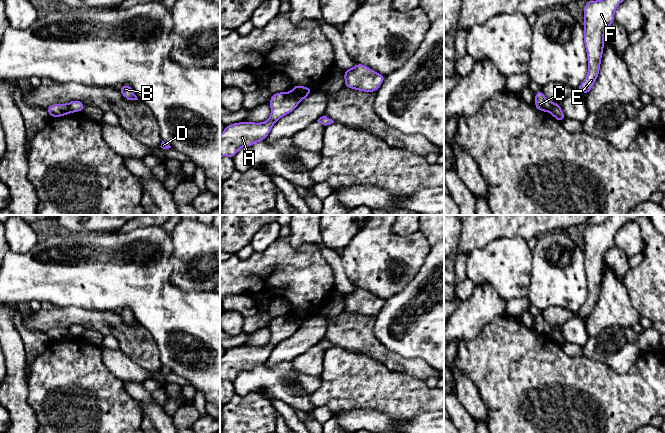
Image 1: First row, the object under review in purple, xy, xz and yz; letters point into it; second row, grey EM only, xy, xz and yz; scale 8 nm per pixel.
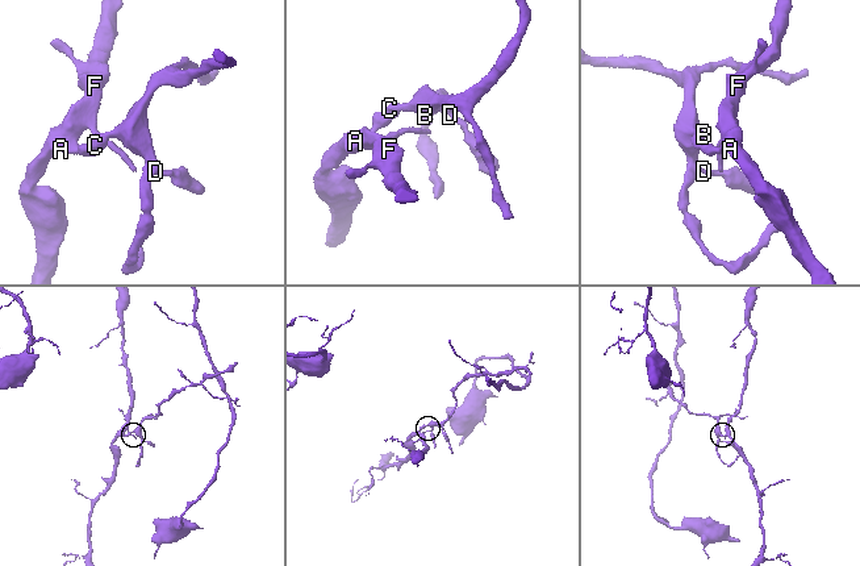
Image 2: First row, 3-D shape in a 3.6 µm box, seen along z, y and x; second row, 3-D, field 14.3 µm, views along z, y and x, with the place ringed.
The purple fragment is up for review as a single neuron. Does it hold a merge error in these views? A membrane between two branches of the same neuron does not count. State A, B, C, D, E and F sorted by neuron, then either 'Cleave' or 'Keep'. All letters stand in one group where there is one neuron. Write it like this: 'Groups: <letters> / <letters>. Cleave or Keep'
Groups: A E F / B C D. Cleave

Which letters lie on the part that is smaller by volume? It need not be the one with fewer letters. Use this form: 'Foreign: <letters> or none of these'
Foreign: B, C, D

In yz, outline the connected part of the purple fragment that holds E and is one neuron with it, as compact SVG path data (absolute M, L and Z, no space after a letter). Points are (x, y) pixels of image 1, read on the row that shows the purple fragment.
M587 0L585 3L583 27L588 73L577 88L581 95L588 94L599 76L605 30L613 24L614 13L622 1L624 0Z

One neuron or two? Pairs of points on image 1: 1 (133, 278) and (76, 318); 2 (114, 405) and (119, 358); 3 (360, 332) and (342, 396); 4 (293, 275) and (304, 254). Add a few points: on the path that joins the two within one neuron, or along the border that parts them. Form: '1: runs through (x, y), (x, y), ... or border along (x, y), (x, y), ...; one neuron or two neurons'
1: border along (66, 306), (112, 311); two neurons
2: border along (102, 359), (102, 362), (123, 382); two neurons
3: border along (334, 345), (365, 354), (376, 361); two neurons
4: runs through (298, 270), (304, 264), (304, 259); one neuron

